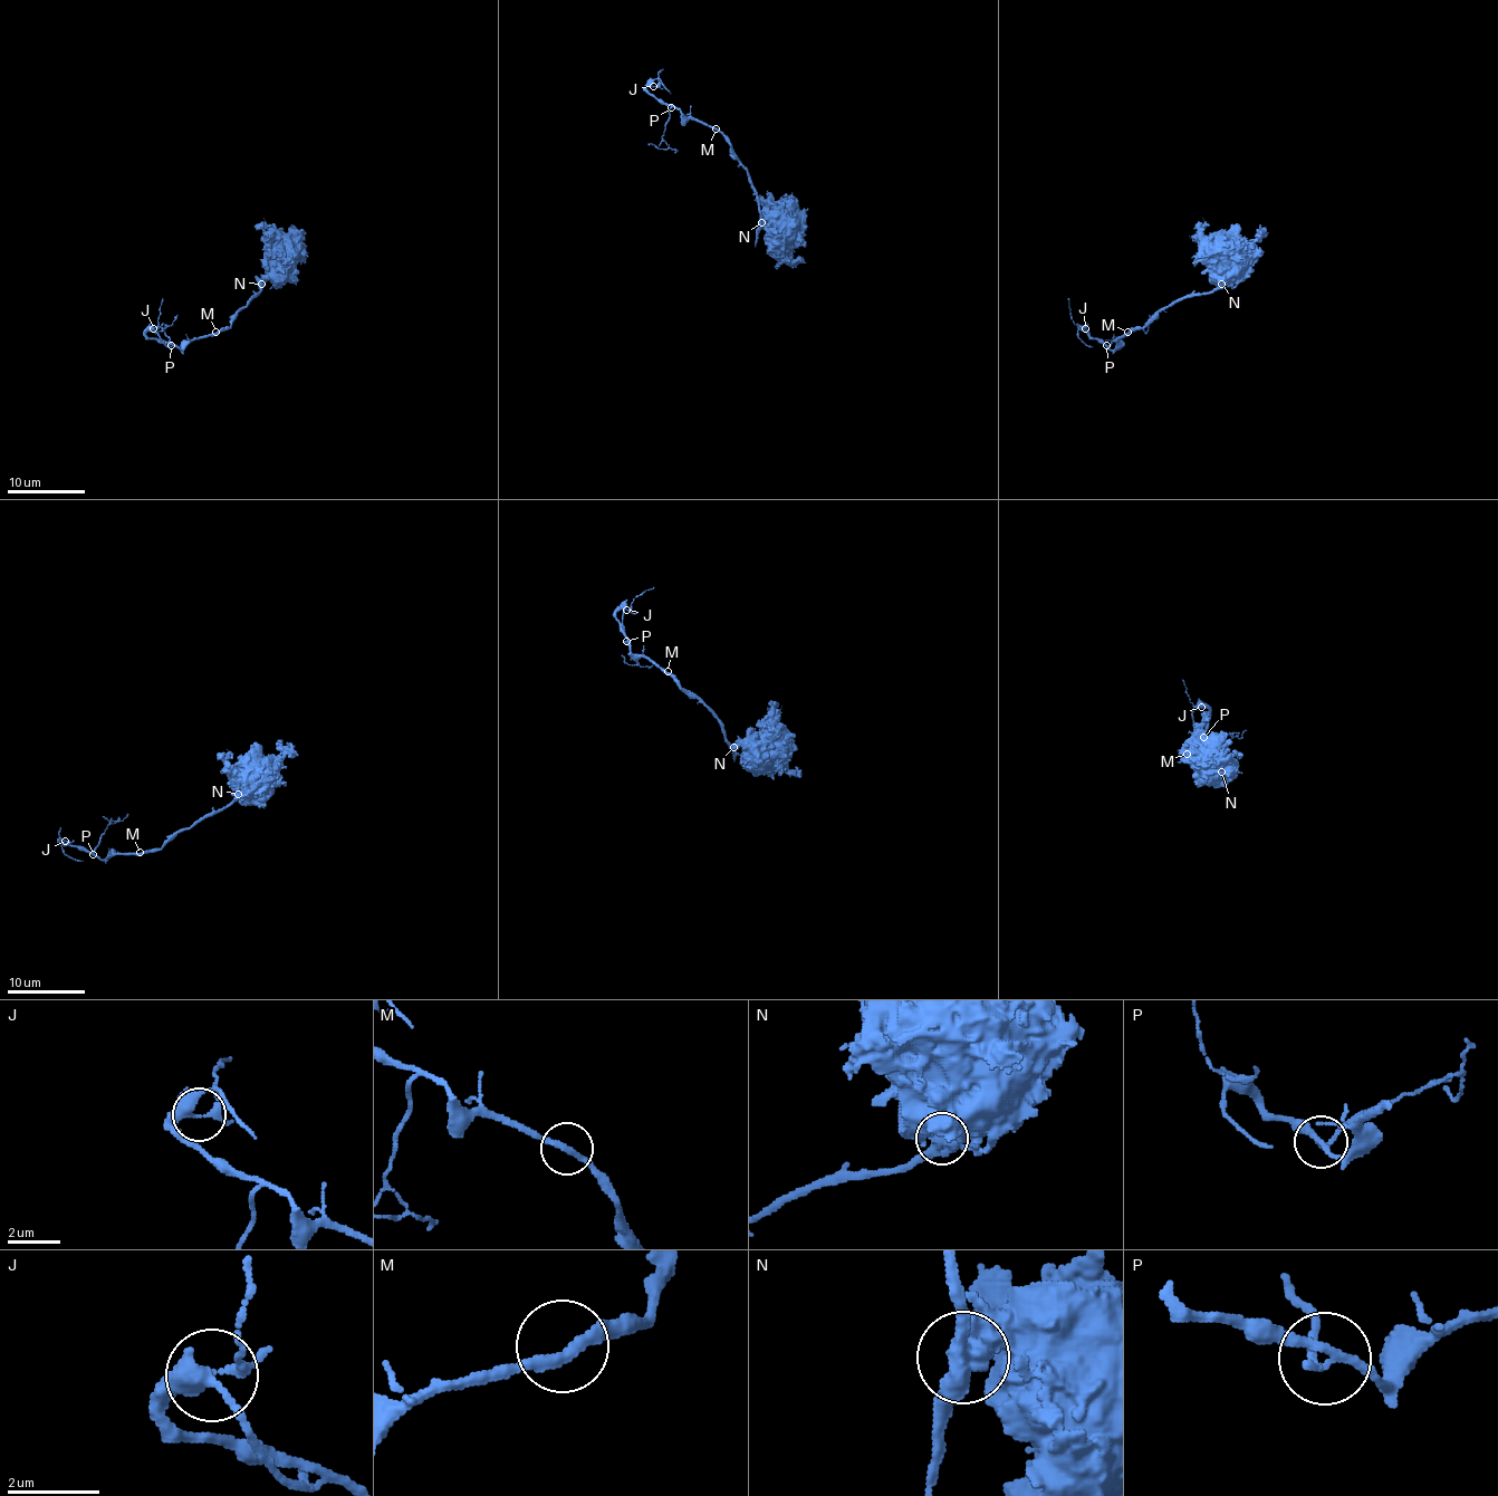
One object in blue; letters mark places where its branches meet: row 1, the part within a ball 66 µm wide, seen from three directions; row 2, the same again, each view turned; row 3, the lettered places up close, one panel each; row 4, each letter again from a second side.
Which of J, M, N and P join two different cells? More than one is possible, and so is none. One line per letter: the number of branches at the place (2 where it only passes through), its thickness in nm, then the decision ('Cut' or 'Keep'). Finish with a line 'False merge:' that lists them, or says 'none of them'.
J: Branches: 5. Thickness 320 nm. Keep
M: Branches: 2. Thickness 240 nm. Keep
N: Branches: 3. Thickness 500 nm. Cut
P: Branches: 3. Thickness 160 nm. Keep
False merge: N

